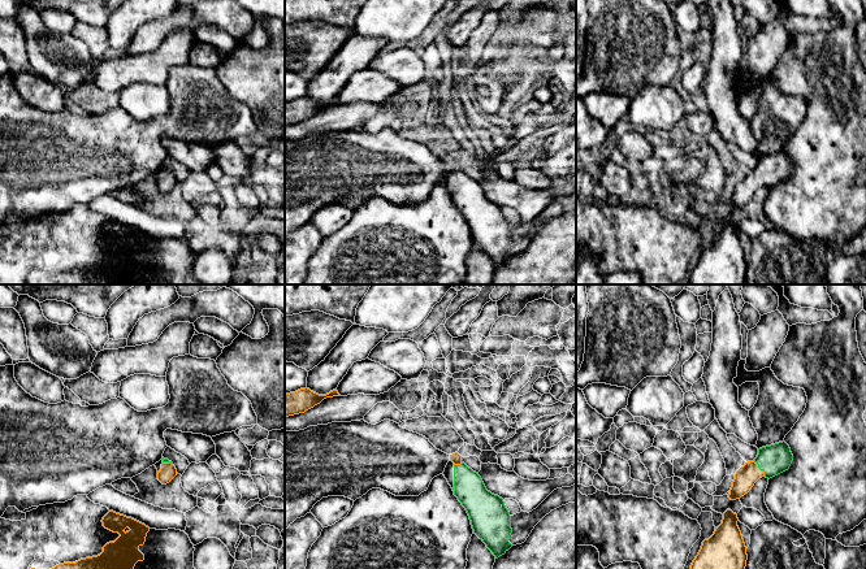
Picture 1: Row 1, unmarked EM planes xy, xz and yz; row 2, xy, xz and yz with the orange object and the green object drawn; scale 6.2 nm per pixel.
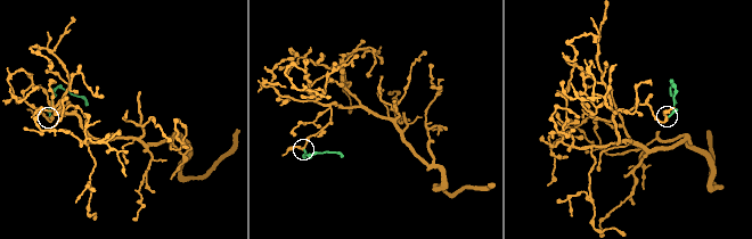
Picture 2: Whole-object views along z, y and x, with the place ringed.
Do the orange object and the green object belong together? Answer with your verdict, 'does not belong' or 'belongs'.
belongs

